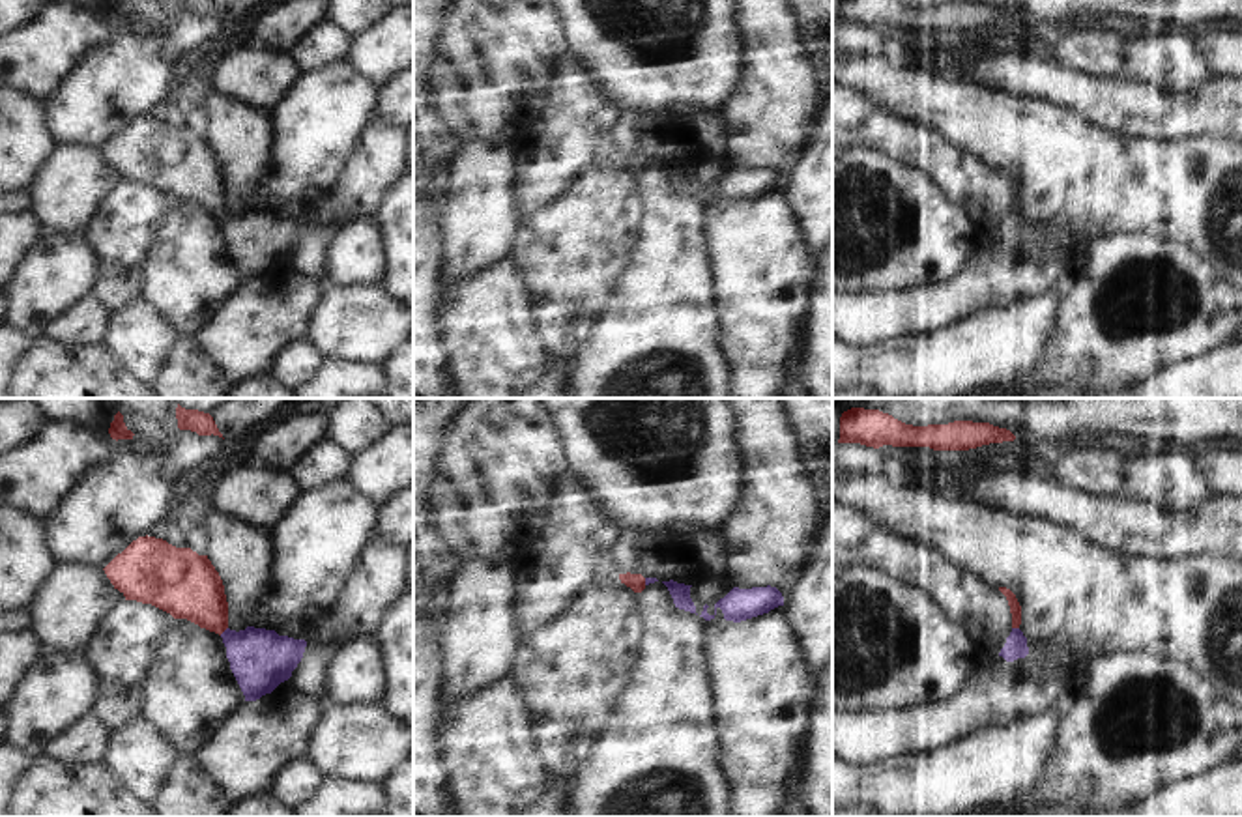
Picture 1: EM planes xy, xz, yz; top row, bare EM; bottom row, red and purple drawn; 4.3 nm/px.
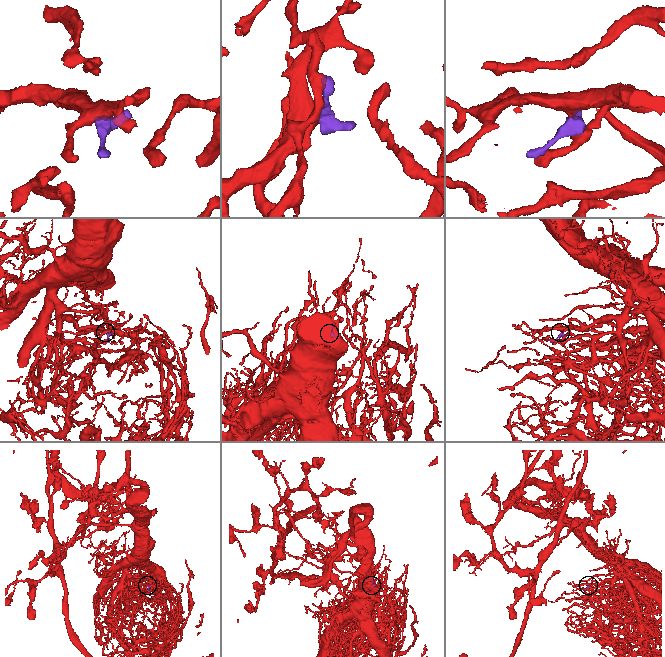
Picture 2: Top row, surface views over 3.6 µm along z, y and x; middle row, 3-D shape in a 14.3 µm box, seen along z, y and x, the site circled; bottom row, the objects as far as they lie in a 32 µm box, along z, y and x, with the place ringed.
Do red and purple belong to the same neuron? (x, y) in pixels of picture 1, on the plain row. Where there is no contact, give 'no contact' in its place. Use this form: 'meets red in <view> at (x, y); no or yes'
meets red in xy at (223, 212); yes

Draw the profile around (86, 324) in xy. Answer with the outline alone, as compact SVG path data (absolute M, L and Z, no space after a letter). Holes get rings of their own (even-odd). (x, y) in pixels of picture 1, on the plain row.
M88 295L69 312L54 320L45 335L75 348L107 344L114 312L95 295Z

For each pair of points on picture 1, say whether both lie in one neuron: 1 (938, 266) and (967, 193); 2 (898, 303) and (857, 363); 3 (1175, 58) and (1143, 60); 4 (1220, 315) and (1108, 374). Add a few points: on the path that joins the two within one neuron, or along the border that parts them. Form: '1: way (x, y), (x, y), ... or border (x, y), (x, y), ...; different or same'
1: border (928, 178), (971, 221); different
2: border (915, 337), (893, 337), (852, 346); different
3: way (1168, 60), (1151, 60); same
4: way (1192, 315), (1136, 346); same

